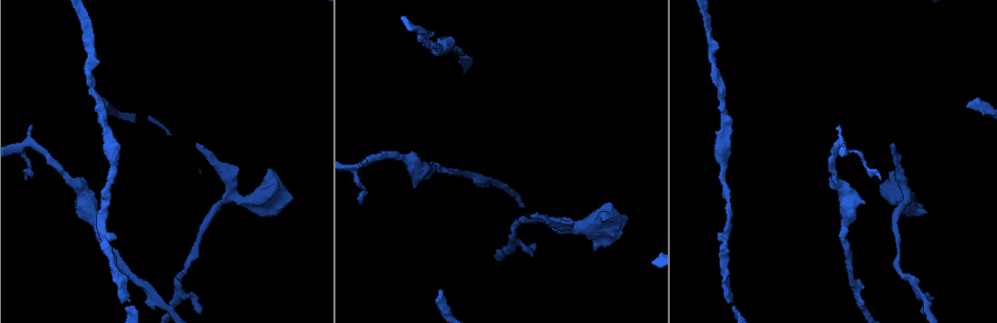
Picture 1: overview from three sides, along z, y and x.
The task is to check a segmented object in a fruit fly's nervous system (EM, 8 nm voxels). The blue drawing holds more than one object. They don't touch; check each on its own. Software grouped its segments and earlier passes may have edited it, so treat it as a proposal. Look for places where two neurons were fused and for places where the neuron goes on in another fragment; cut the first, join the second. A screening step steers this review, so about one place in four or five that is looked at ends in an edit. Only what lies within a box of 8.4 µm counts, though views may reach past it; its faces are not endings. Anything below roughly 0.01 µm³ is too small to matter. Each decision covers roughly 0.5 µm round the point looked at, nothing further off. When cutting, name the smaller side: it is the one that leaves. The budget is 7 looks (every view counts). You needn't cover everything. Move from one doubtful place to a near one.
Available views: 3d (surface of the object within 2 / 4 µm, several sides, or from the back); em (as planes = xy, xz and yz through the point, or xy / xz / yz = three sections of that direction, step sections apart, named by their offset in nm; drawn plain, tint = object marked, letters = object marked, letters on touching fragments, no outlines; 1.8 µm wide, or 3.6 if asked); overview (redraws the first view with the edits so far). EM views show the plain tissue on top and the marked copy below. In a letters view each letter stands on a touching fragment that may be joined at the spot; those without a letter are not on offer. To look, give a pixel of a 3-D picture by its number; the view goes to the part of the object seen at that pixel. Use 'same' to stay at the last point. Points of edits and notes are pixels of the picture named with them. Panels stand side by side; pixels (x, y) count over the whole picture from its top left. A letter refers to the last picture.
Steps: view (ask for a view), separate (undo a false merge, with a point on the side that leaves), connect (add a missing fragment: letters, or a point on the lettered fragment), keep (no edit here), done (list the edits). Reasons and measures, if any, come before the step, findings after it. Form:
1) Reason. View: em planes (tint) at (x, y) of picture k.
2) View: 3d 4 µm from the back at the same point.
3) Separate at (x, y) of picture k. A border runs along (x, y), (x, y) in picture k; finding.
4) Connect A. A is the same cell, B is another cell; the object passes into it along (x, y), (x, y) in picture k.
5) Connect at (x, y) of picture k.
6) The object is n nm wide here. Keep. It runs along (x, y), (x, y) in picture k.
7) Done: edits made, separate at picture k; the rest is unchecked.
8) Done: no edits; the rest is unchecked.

View: em planes (letters) at (266, 170) of picture 1.

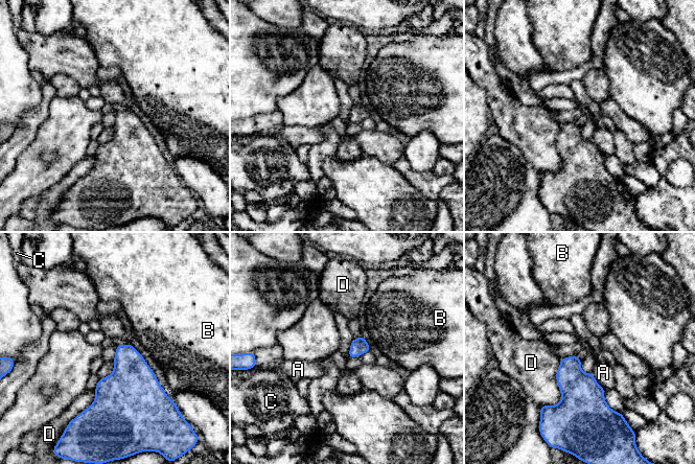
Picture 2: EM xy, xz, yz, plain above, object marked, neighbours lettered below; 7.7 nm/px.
Keep. A, B, C and D are other cells; a border runs along (591, 372), (604, 390) in picture 2; no lettered fragment goes on from it.

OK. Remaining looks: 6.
Tapers out. View: 3d 2 µm from the back at (894, 147) of picture 1.

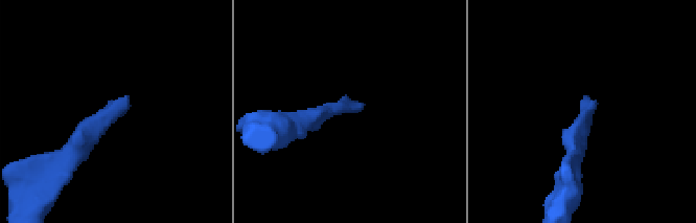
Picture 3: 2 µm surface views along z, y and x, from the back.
Now the EM. View: em planes (letters) at (129, 105) of picture 3.

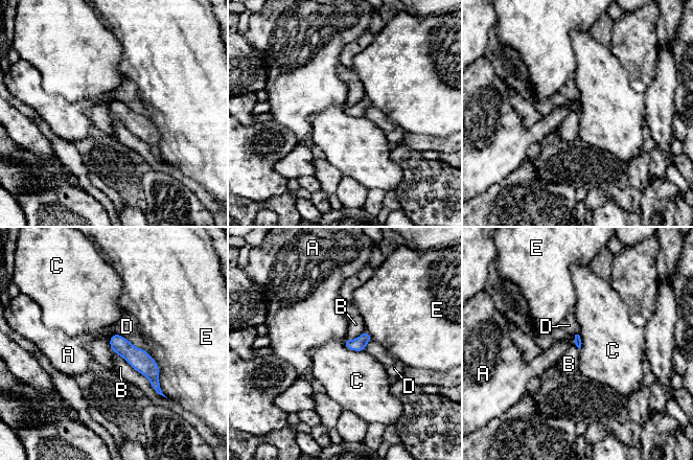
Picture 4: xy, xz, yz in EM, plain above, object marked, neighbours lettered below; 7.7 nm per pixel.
Keep. A, B, C, D and E are other cells; a border runs along (343, 342), (350, 349), (364, 350) in picture 4; none of them fits.

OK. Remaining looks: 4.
View: em planes (letters) at (846, 224) of picture 1.

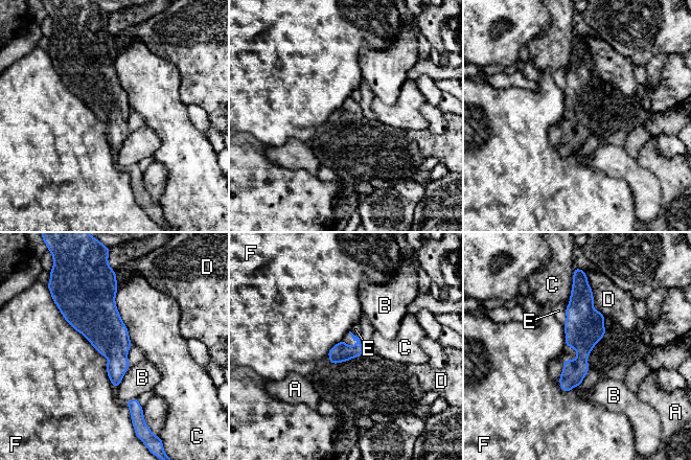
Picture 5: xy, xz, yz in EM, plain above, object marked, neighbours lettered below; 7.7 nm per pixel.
The longest contact is with F, 750 nm. Keep. A, B, C, D, E and F are other cells; a border runs along (55, 303), (108, 359), (112, 384) in picture 5; one neuron here.

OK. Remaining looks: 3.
Done: no edits; the rest is unchecked.

